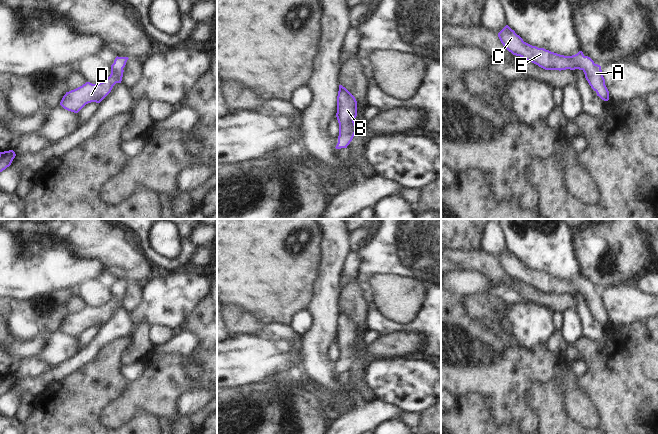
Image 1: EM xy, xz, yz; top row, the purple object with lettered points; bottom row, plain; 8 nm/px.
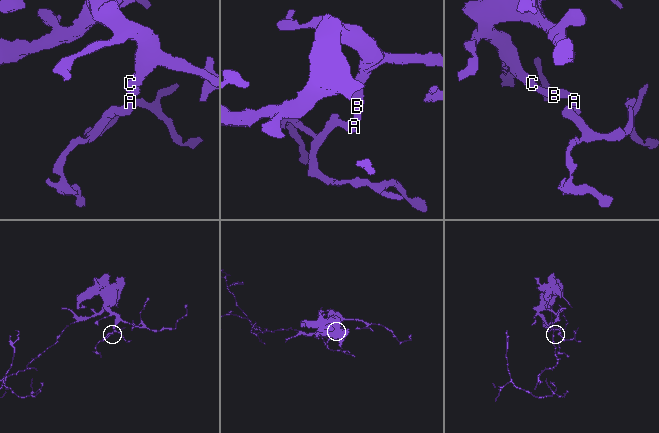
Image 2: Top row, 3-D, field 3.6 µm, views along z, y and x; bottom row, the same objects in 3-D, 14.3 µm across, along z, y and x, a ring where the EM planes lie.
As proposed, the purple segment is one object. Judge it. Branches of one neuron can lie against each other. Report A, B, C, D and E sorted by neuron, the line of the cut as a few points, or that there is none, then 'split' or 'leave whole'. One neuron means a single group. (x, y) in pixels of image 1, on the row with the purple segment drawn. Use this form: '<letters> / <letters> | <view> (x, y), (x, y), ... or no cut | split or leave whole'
A B C D E | no cut | leave whole

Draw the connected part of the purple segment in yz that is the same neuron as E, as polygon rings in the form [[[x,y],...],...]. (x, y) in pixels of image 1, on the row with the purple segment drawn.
[[[508,25],[499,33],[498,37],[503,46],[513,55],[532,62],[545,70],[582,70],[591,88],[602,100],[609,100],[609,91],[605,85],[605,79],[601,66],[579,51],[572,56],[564,56],[544,48],[532,46],[523,41]]]

